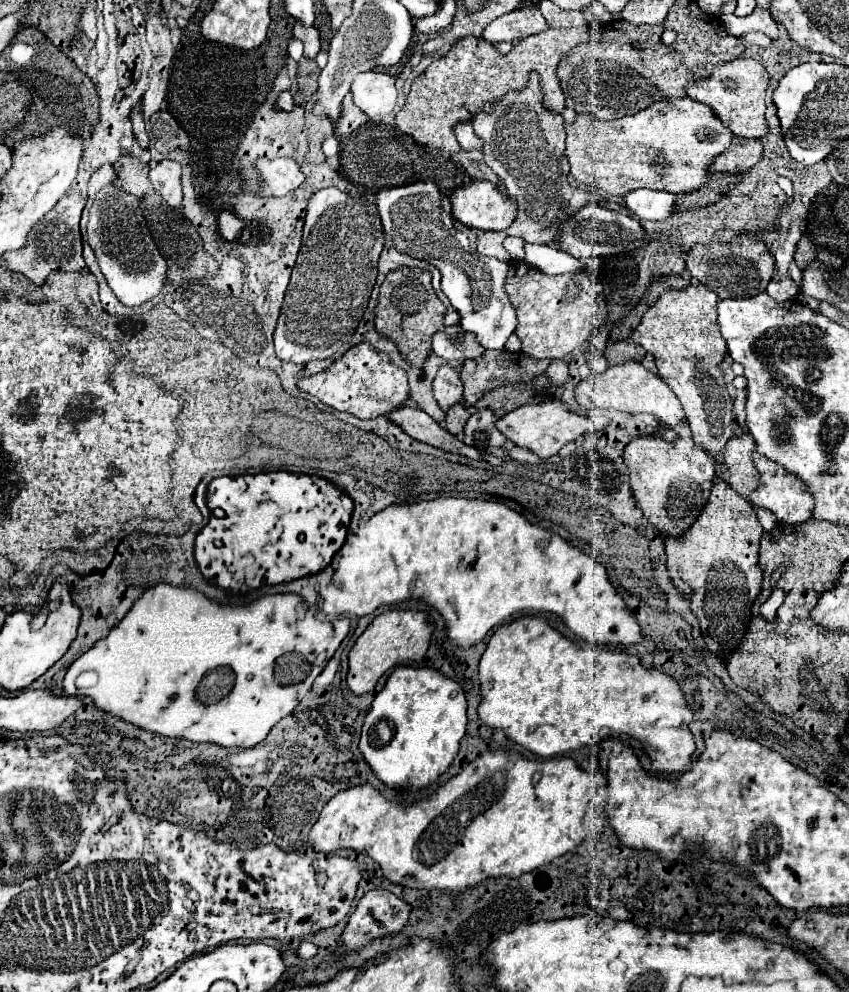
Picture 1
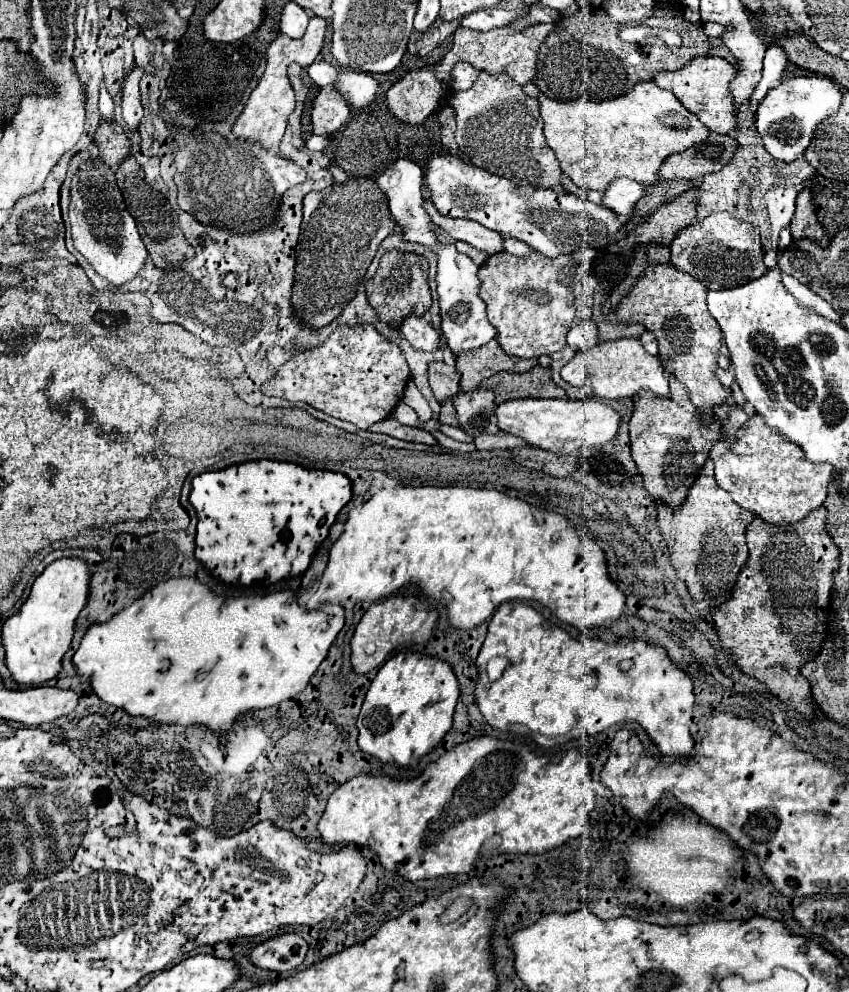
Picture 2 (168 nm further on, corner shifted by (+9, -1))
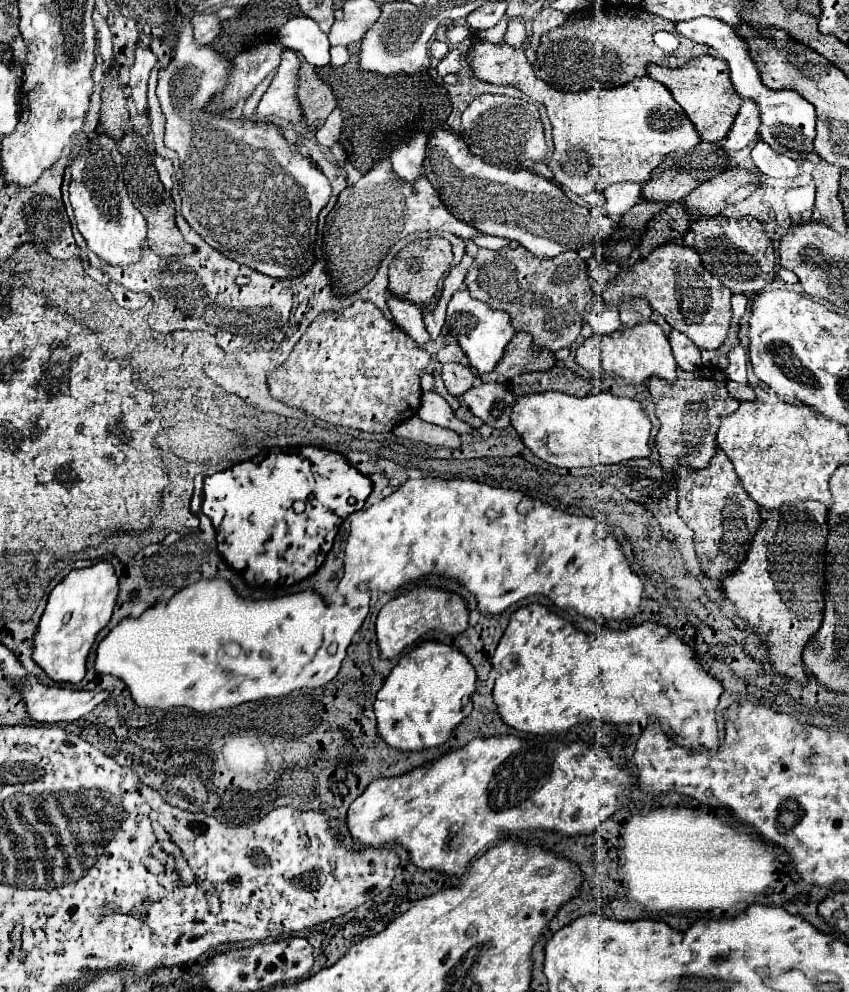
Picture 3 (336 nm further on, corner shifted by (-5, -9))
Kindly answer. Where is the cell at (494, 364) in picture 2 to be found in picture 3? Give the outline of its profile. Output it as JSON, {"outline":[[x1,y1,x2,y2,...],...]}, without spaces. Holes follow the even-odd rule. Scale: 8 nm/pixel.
{"outline":[[517,333,515,339,507,345,507,351,499,365,487,373,481,375,483,381,501,381,507,383,515,375,529,373,529,371,547,371,555,365,555,355,549,349,533,347,533,339,529,333]]}

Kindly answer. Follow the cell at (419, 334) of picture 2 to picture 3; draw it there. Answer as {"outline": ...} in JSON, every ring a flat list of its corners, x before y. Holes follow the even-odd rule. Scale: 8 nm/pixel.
{"outline":[[387,291,387,307,393,315,393,321,403,327,403,331,407,331,407,335,411,335,419,347,423,347,429,341,429,333,425,331,423,319,421,319,421,309,415,307,413,303,399,299,397,295]]}

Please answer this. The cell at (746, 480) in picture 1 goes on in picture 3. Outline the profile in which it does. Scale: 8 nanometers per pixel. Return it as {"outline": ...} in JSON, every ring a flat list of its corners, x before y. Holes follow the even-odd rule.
{"outline":[[729,381,727,383,727,389,737,395,737,399,755,399,755,391,749,387,749,383,735,383,735,381]]}

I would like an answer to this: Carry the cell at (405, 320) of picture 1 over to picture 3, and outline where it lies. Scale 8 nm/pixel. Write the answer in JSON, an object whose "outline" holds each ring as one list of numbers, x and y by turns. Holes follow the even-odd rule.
{"outline":[[429,237,429,239,415,239,407,243,397,257,389,263,389,289,395,291,401,299,407,299,415,305,427,307,435,301,437,283,443,277,443,273,451,267,451,243,441,237]]}

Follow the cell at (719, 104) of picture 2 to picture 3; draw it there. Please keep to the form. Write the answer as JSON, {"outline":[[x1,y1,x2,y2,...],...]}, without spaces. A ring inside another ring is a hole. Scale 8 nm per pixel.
{"outline":[[699,55,699,57,693,57,689,63,685,63,683,67,675,67,675,69,649,63,647,75,663,83,671,91,673,99,683,107,685,115,695,125,695,131,699,133,701,141,719,143,719,139,727,135,739,111,741,99,739,95,735,95,733,83,729,79,729,67,723,59,717,59,711,55]]}

